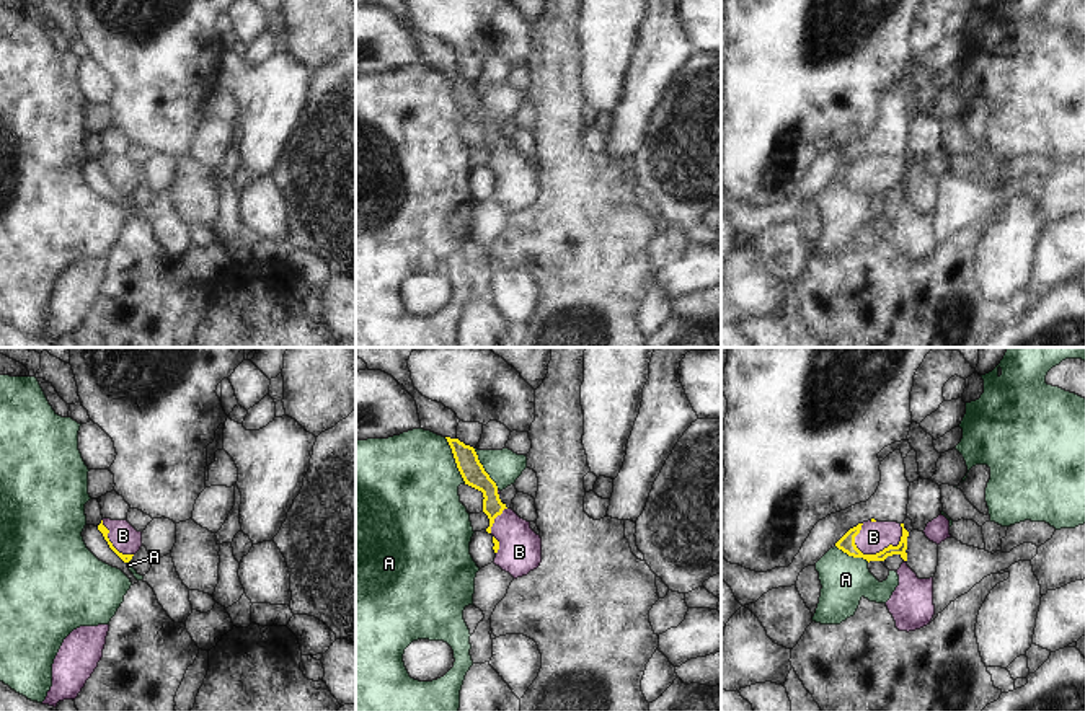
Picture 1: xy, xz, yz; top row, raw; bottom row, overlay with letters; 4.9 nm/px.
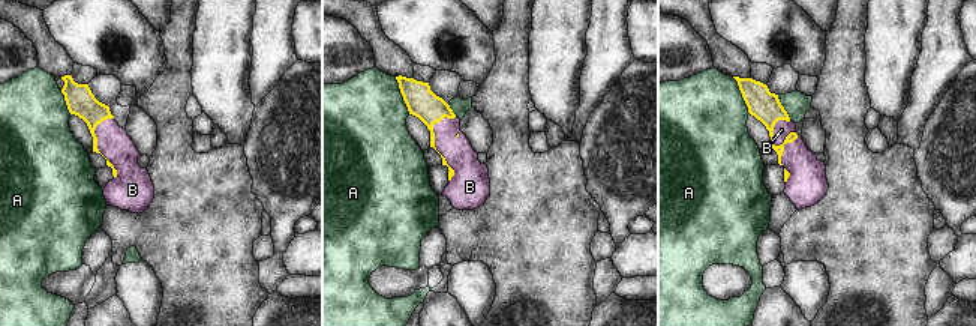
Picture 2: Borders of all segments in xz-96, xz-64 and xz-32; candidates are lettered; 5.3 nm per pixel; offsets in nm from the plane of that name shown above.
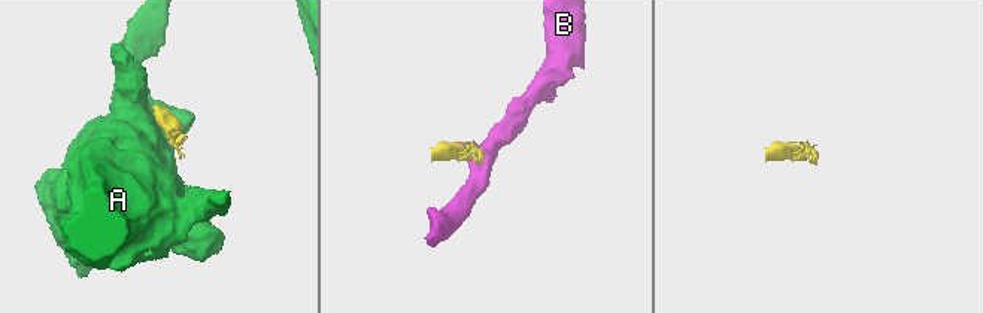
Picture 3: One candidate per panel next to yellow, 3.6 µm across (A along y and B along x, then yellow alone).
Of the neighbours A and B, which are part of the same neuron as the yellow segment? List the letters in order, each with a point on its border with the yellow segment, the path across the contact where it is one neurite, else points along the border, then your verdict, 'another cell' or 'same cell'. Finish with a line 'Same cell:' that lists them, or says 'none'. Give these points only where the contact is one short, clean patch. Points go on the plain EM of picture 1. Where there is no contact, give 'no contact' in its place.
A: meets yellow in xz at (456, 95); border along xz (444, 72), (465, 118); another cell
B: meets yellow in yz at (885, 183); runs through yz (847, 176), (863, 188), (885, 183), (873, 172); same cell
Same cell: B

